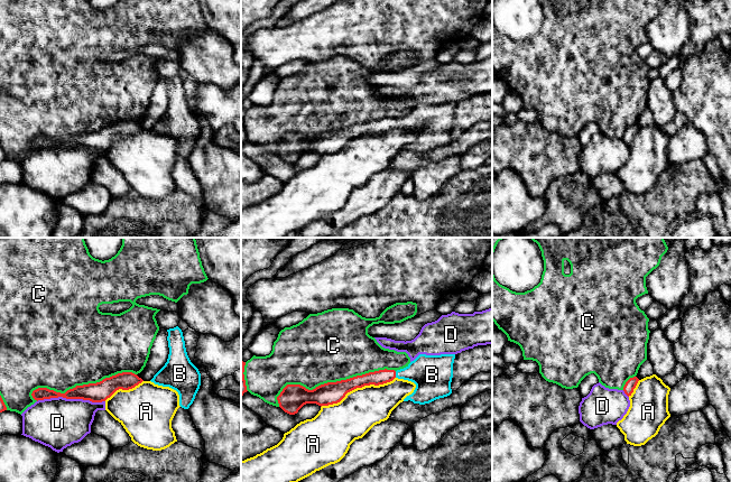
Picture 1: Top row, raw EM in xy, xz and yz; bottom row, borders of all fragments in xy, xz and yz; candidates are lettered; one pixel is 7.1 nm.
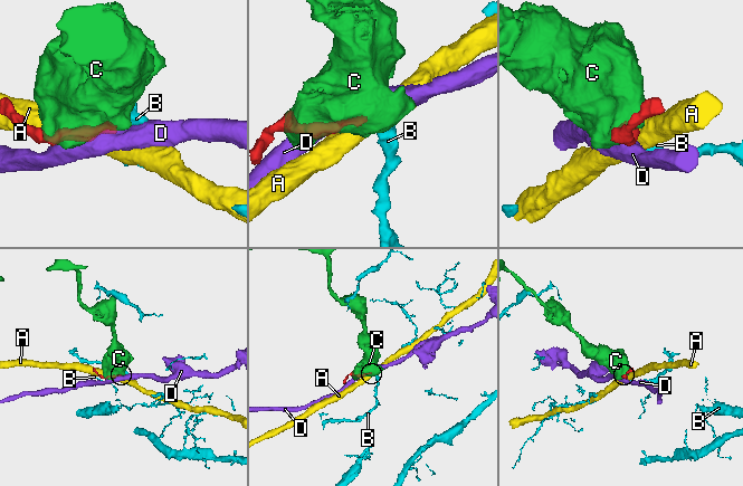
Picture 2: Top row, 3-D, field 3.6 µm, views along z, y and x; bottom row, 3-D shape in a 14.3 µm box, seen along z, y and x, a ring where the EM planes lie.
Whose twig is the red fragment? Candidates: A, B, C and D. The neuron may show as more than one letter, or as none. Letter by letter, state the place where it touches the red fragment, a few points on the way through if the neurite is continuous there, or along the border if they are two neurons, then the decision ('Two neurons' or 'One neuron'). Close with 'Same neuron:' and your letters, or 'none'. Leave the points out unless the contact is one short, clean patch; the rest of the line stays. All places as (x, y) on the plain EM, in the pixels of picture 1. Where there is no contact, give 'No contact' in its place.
A: Touches red at xz (358, 136). Two neurons
B: Touches red at xz (395, 123). Path across: xz (380, 126), (395, 123), (429, 122). One neuron
C: Touches red at xz (333, 131). Two neurons
D: Touches red at xy (71, 147). Two neurons
Same neuron: B

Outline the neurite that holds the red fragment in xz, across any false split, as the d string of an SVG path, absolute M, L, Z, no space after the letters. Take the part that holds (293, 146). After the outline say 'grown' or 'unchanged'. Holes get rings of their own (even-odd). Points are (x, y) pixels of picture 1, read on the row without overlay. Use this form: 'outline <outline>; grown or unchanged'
outline M419 103L406 117L400 119L379 119L346 129L327 131L308 139L300 133L287 133L277 146L279 156L289 164L295 164L306 152L329 155L340 151L348 141L364 135L379 135L395 127L416 133L414 141L404 150L425 154L452 142L453 112L455 103Z; grown

